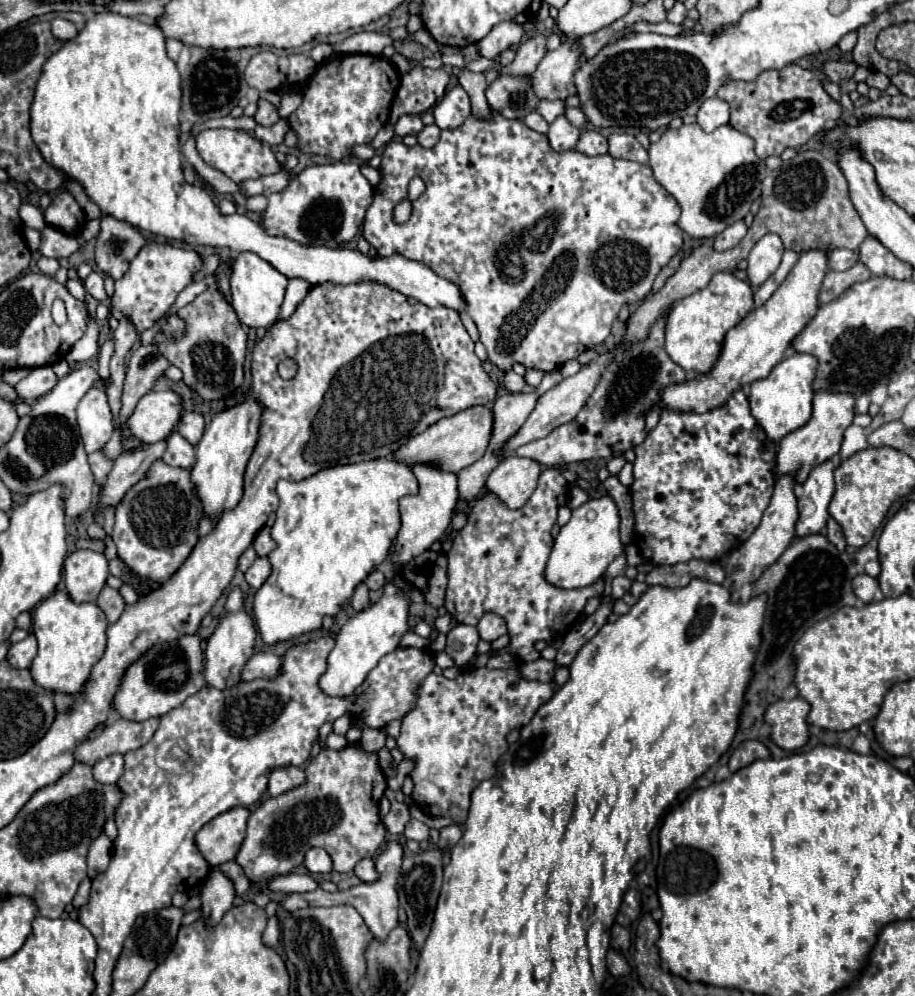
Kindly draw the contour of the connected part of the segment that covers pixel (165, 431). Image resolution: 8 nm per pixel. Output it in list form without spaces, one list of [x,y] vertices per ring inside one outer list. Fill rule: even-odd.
[[[172,389],[146,393],[136,411],[128,419],[130,431],[142,443],[164,441],[178,425],[182,413],[182,399]]]

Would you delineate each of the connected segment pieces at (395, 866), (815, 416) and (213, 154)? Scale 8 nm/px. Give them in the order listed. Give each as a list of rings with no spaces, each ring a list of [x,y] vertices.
[[[390,841],[386,845],[386,849],[382,851],[382,855],[376,859],[382,861],[382,869],[380,869],[380,877],[374,883],[360,883],[356,887],[350,887],[348,891],[338,891],[338,893],[326,893],[318,887],[318,891],[310,891],[310,893],[298,893],[298,895],[286,895],[280,905],[286,911],[294,911],[294,909],[302,909],[302,907],[330,907],[330,905],[352,905],[366,921],[368,929],[372,931],[374,939],[378,941],[386,941],[386,937],[390,935],[390,931],[398,925],[398,893],[396,893],[396,879],[400,873],[400,863],[402,863],[402,847],[396,841]]]
[[[818,391],[814,395],[814,411],[812,411],[812,419],[802,425],[800,429],[792,431],[790,435],[786,435],[778,445],[778,453],[776,453],[776,465],[774,465],[774,475],[782,477],[782,475],[792,475],[796,481],[796,487],[800,487],[810,471],[814,467],[818,467],[820,463],[832,459],[838,451],[840,451],[840,443],[844,437],[846,427],[852,423],[854,419],[854,397],[848,393],[828,393],[828,391]]]
[[[228,128],[204,129],[196,135],[196,149],[198,149],[200,157],[210,167],[220,169],[236,183],[242,183],[248,179],[258,179],[264,175],[272,175],[282,169],[282,165],[276,161],[274,151],[266,143],[254,139],[252,135],[248,135],[246,131],[240,131],[240,129],[238,131]]]

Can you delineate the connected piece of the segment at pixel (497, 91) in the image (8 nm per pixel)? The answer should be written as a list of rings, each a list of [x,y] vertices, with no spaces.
[[[500,75],[488,89],[486,99],[490,109],[506,119],[522,119],[532,113],[538,105],[538,97],[532,91],[528,77]]]

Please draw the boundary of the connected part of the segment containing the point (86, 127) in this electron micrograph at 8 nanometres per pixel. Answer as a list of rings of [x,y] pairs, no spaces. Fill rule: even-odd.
[[[102,13],[88,19],[86,27],[74,39],[66,41],[66,45],[46,61],[44,73],[38,79],[34,103],[30,107],[32,139],[38,145],[42,157],[52,167],[58,167],[62,173],[66,173],[72,181],[78,181],[90,201],[98,203],[102,213],[114,215],[116,219],[144,231],[168,239],[186,241],[190,245],[228,247],[234,253],[252,251],[288,279],[300,277],[310,285],[320,285],[328,281],[338,285],[374,281],[400,291],[406,297],[414,297],[428,307],[444,305],[456,311],[464,309],[460,289],[452,281],[438,277],[426,265],[410,261],[402,255],[372,259],[358,249],[310,247],[294,239],[270,235],[258,221],[252,221],[248,215],[222,215],[220,207],[212,201],[206,189],[184,181],[178,123],[182,97],[180,73],[176,69],[176,63],[168,59],[164,43],[166,39],[162,35],[162,29],[156,25],[146,25],[138,19],[122,17],[116,13]]]

